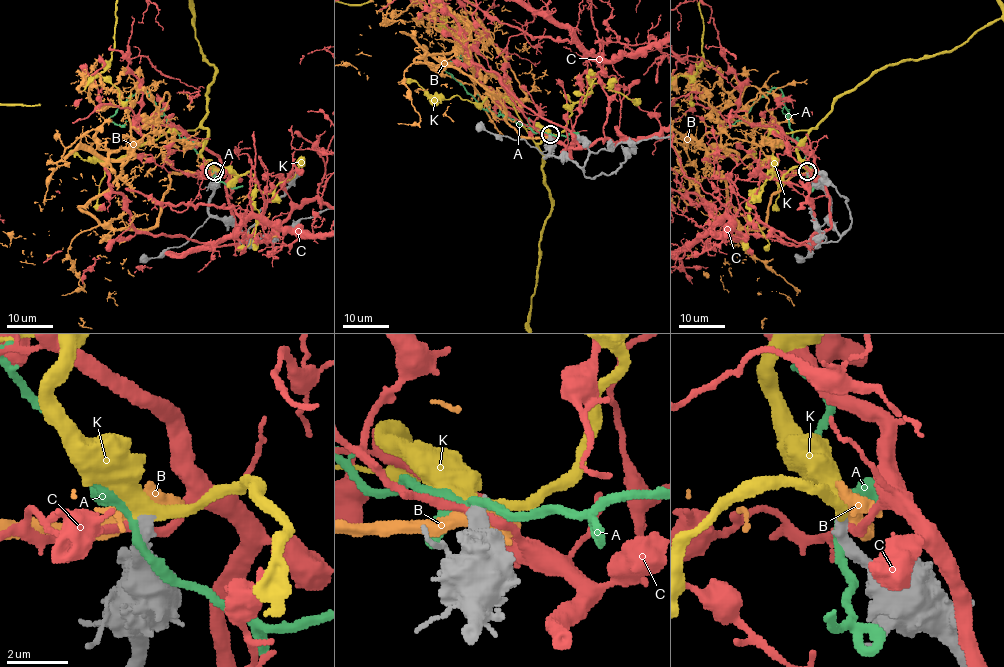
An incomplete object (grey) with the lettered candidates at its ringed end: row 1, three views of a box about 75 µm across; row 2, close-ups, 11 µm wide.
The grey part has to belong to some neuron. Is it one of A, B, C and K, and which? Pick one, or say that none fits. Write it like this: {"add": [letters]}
{"add": ["K"]}

